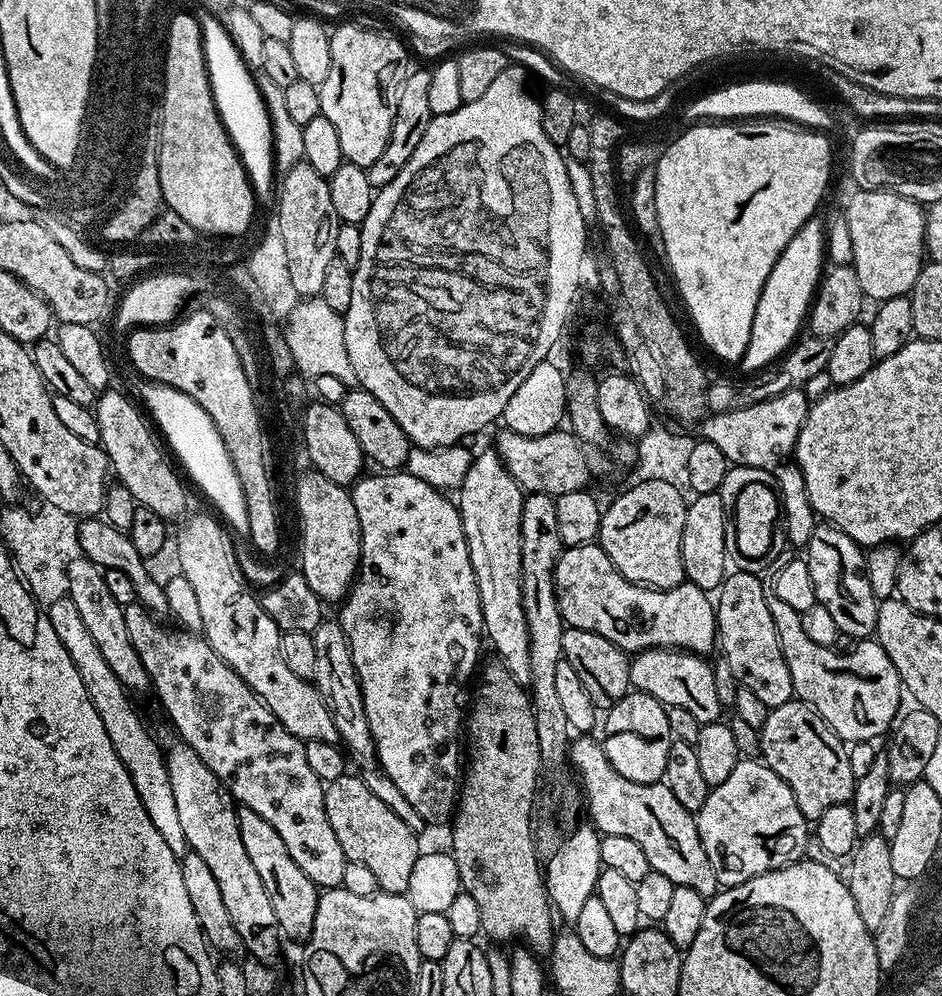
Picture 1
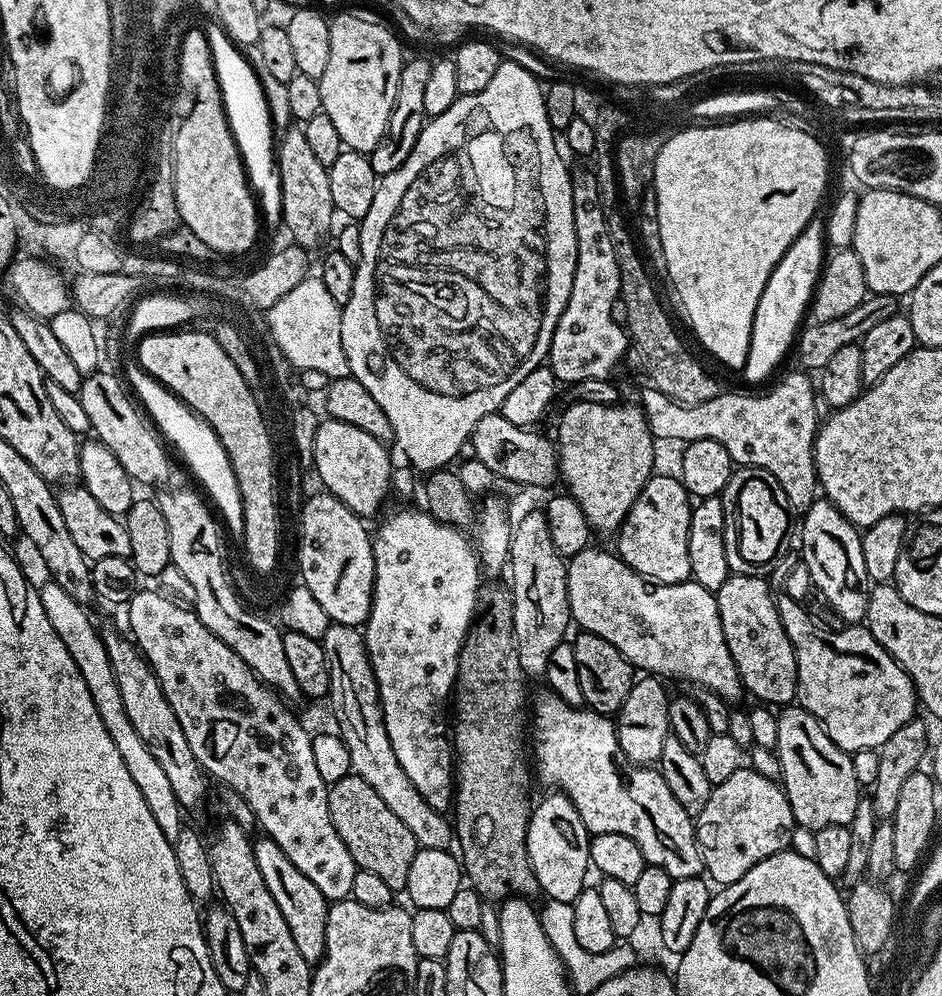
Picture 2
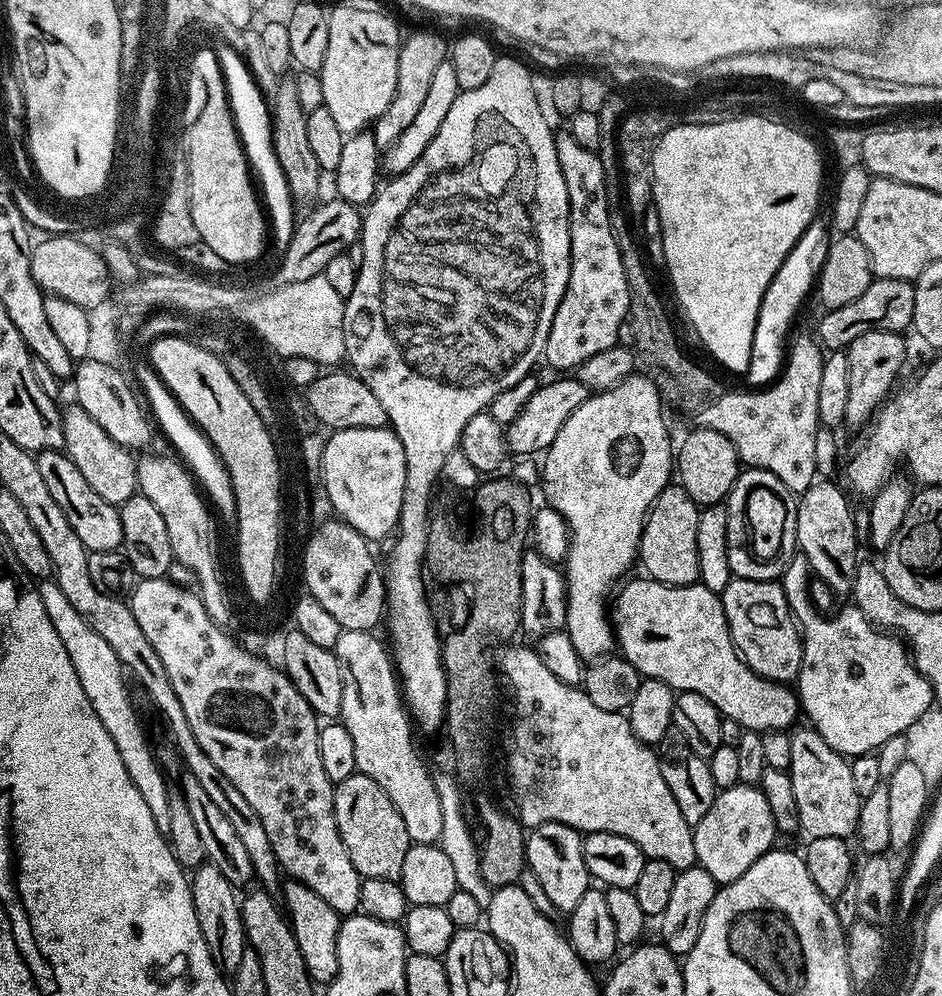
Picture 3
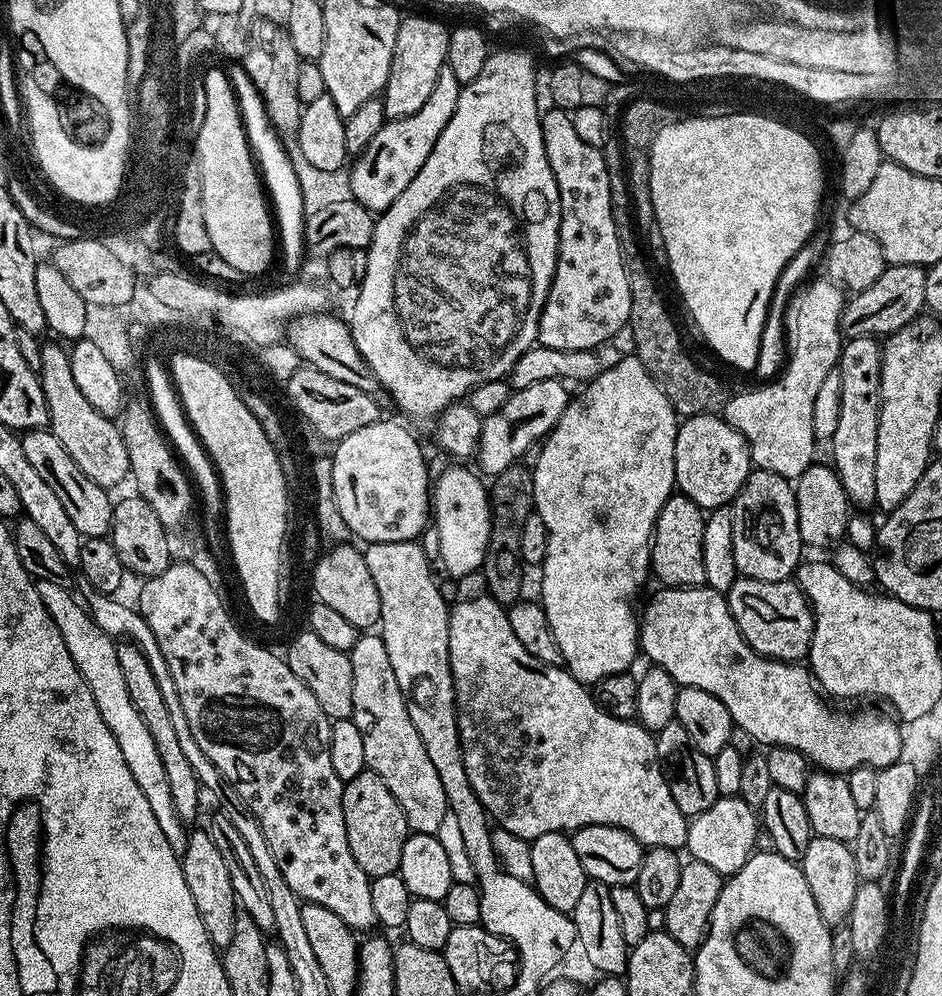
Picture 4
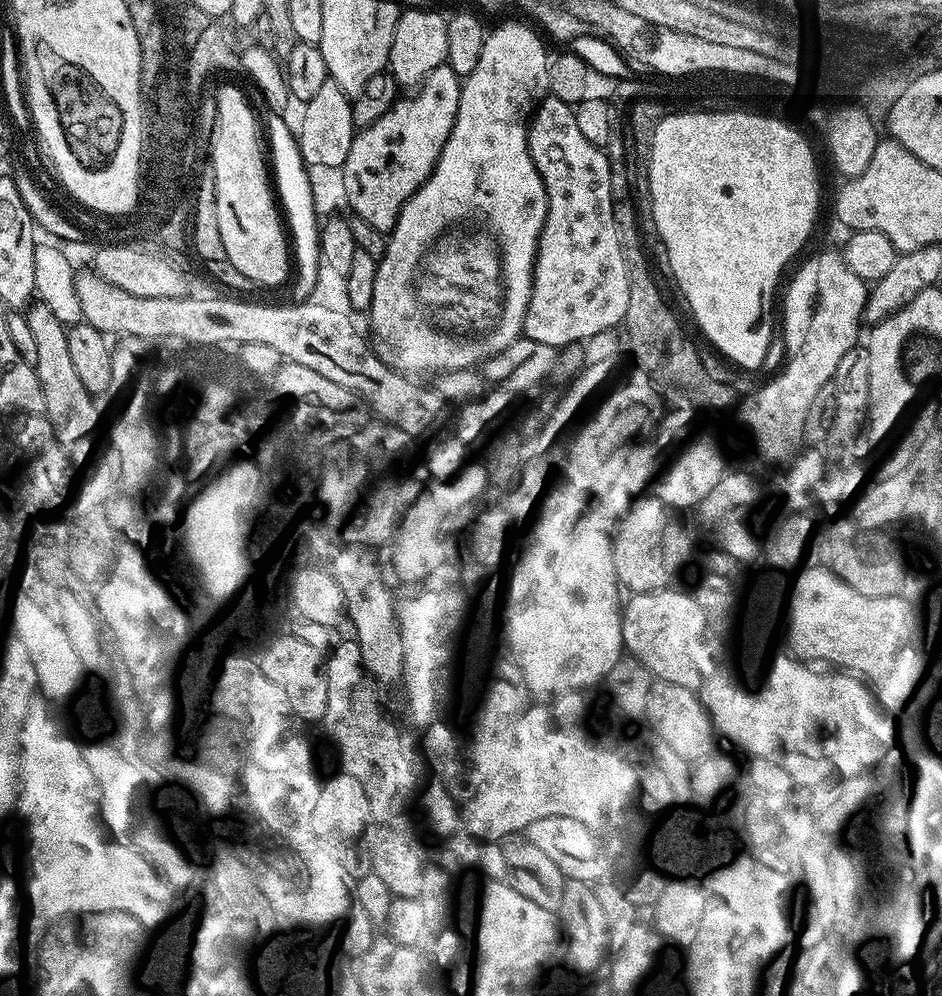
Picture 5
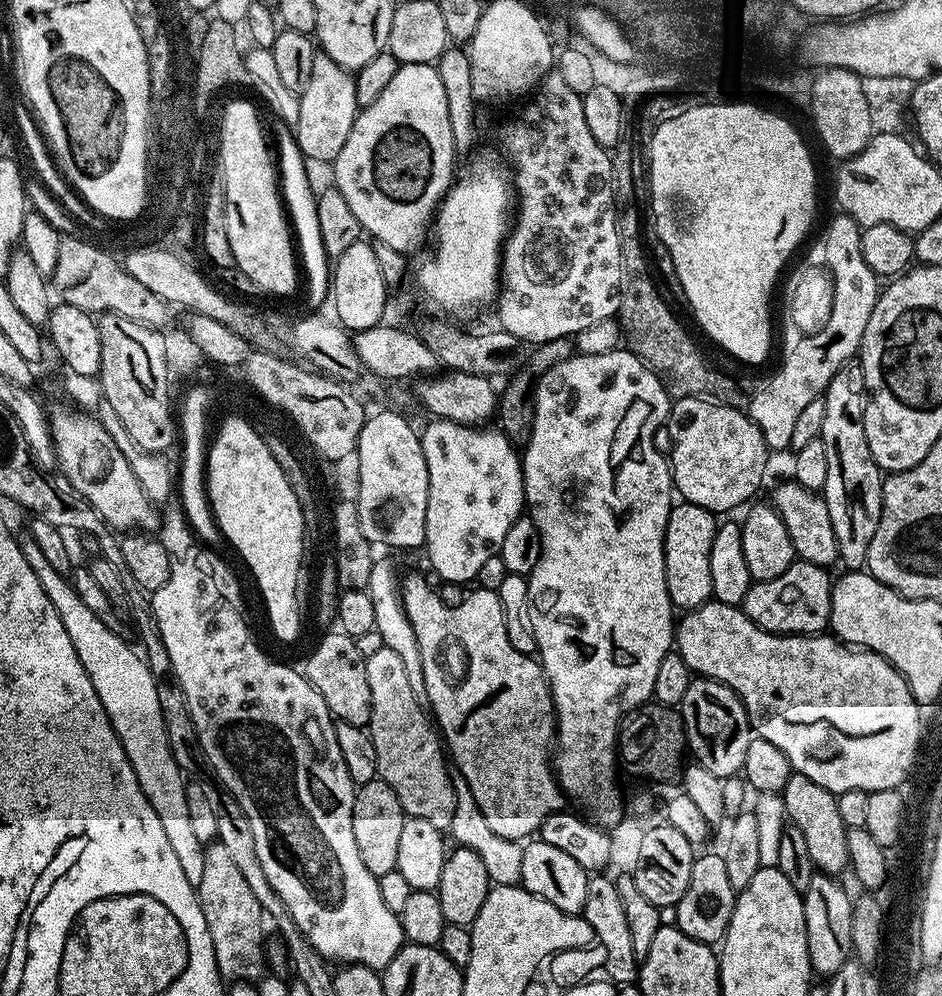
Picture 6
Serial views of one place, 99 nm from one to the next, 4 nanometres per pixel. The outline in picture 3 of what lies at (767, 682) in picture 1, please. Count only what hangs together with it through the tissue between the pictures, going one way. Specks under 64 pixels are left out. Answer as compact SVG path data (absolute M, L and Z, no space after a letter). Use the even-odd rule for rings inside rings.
M733 578L726 590L719 593L720 601L724 604L724 613L728 629L732 635L734 646L740 652L740 657L754 670L756 674L767 680L777 680L779 684L795 681L800 675L802 654L804 653L804 638L800 634L792 608L784 593L783 583L774 580L741 580Z

